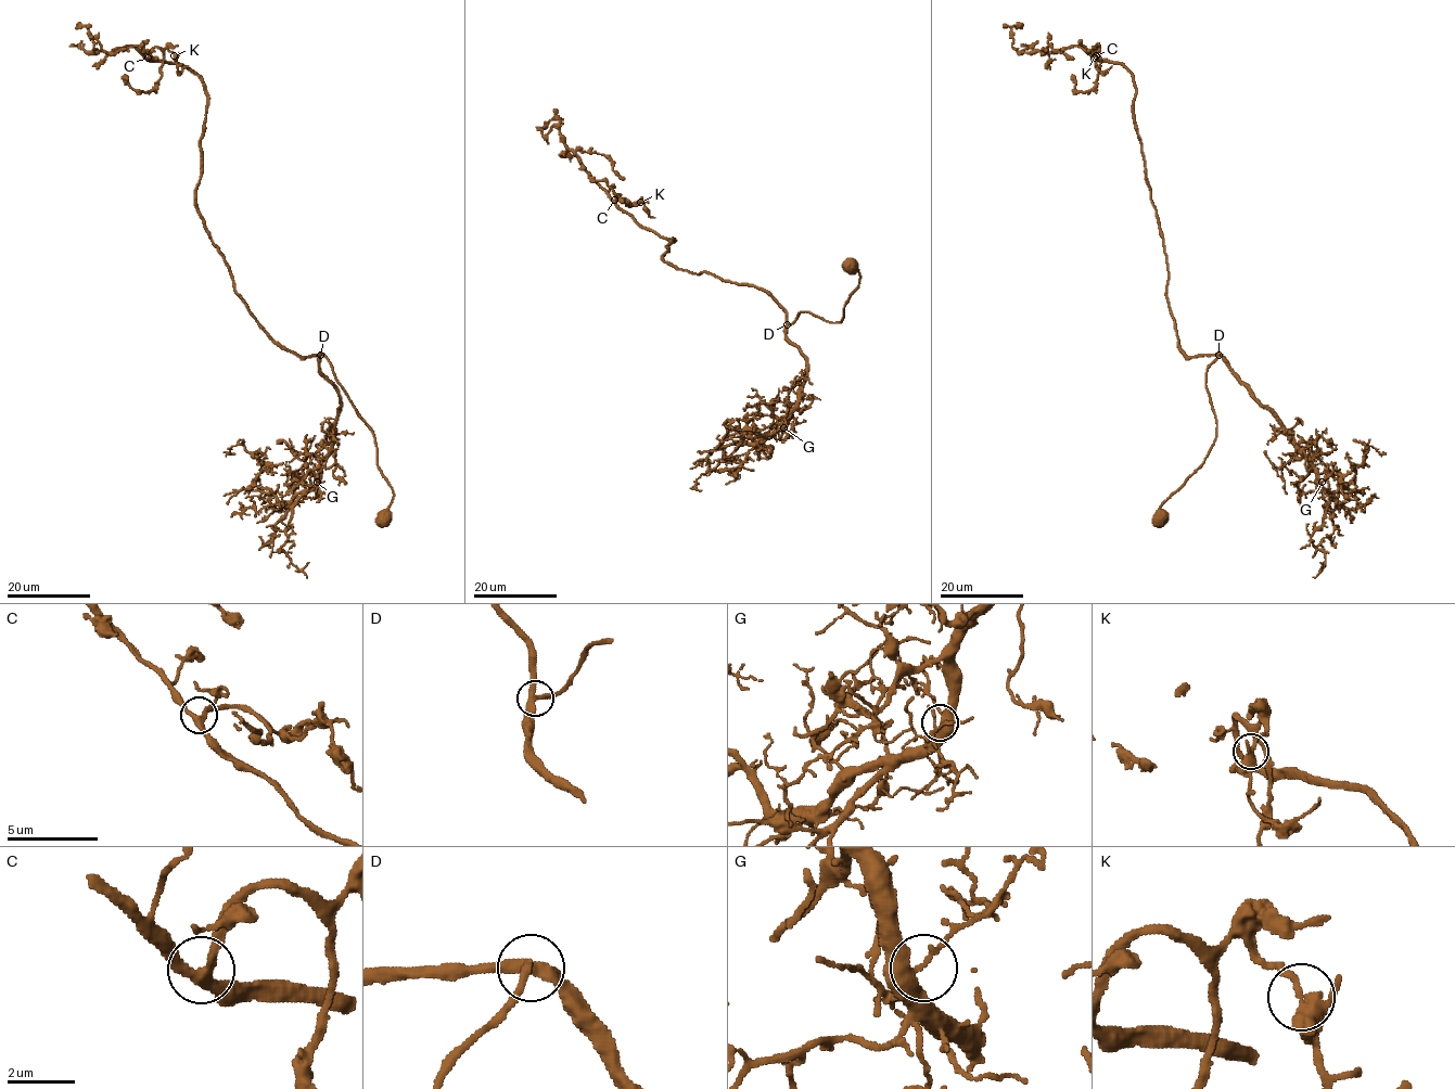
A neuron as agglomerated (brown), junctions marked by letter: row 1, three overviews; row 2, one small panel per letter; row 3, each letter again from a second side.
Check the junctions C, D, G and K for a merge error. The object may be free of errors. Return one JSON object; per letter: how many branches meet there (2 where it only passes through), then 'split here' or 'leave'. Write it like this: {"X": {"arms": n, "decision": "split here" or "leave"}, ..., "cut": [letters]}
{"C": {"arms": 3, "decision": "leave"}, "D": {"arms": 3, "decision": "leave"}, "G": {"arms": 3, "decision": "leave"}, "K": {"arms": 3, "decision": "leave"}, "cut": []}

